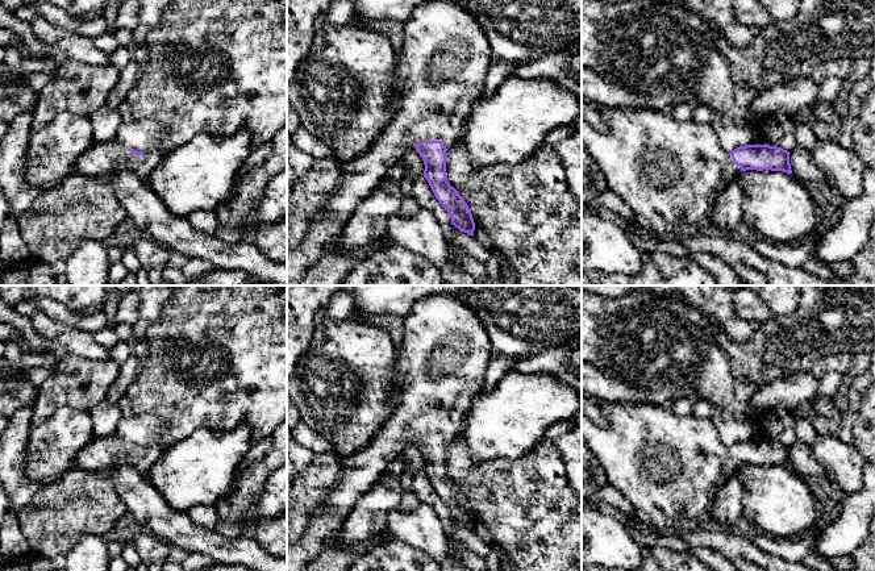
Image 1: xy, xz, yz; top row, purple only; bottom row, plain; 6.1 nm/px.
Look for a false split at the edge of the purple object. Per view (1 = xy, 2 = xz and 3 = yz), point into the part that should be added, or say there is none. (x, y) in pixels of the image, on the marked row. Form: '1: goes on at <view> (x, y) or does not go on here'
1: goes on at xy (103, 158)
2: goes on at xz (445, 58)
3: goes on at yz (670, 174)

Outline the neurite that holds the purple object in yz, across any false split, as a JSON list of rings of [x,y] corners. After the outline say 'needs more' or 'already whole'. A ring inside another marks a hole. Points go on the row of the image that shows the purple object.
[[[597,108],[607,129],[597,130],[582,124],[582,145],[600,167],[608,189],[630,207],[633,221],[657,238],[668,234],[692,236],[737,171],[792,174],[789,151],[782,147],[746,145],[729,153],[711,125],[692,120],[679,122],[671,113],[653,109]]] | needs more

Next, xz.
[[[432,0],[413,9],[404,22],[404,45],[396,68],[399,82],[389,103],[395,109],[393,118],[366,153],[341,163],[342,176],[332,200],[313,217],[300,247],[287,254],[287,286],[296,286],[307,270],[320,261],[325,246],[342,234],[357,204],[384,180],[391,166],[401,163],[404,154],[412,147],[422,158],[422,175],[436,199],[447,211],[451,224],[474,236],[471,211],[446,179],[446,150],[461,141],[472,105],[480,99],[492,59],[491,46],[480,25],[457,3]]] | needs more

